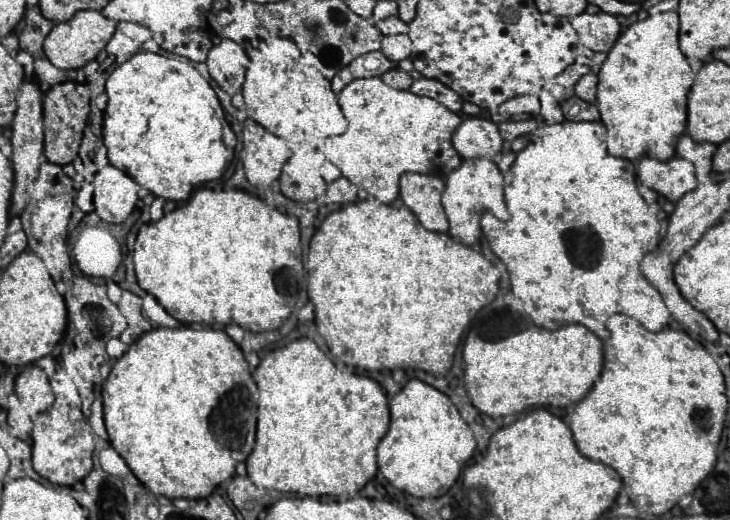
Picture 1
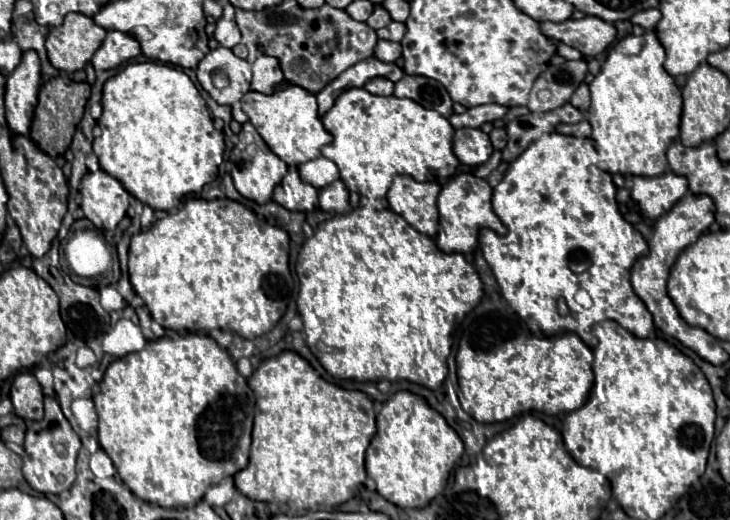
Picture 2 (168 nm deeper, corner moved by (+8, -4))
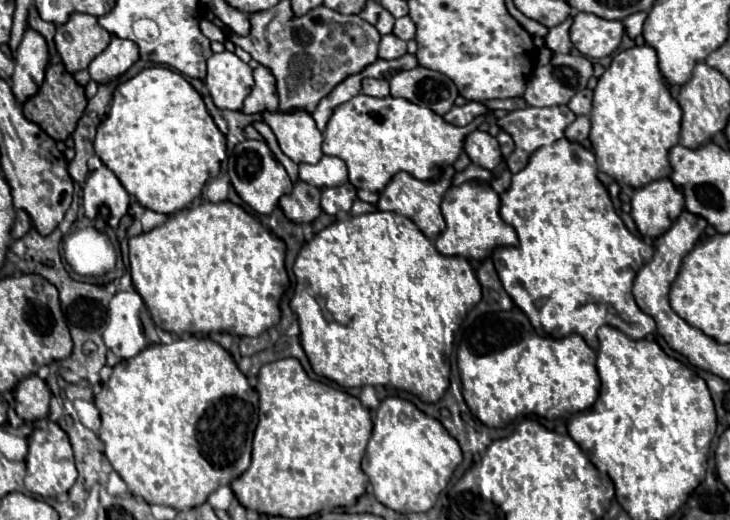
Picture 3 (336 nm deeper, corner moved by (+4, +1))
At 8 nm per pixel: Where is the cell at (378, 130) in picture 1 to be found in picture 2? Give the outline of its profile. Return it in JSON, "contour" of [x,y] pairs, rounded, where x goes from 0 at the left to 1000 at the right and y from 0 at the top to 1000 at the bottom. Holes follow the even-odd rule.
{"contour":[[[484,167],[459,190],[459,202],[442,221],[442,240],[456,260],[456,275],[445,279],[440,298],[464,321],[467,348],[478,367],[503,383],[527,379],[541,337],[607,352],[629,329],[629,310],[618,290],[615,229],[563,190],[519,187],[497,167]]]}

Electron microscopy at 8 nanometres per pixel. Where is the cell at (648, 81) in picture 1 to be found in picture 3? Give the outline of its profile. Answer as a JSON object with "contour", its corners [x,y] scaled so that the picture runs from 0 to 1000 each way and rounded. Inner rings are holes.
{"contour":[[[889,88],[862,92],[848,100],[837,127],[826,138],[818,158],[815,185],[812,185],[812,212],[810,212],[810,254],[807,273],[818,304],[821,327],[832,338],[845,346],[848,354],[859,354],[864,362],[881,362],[895,346],[916,342],[919,315],[916,315],[916,288],[930,277],[930,242],[933,242],[933,208],[919,188],[916,169],[900,131],[897,96]]]}

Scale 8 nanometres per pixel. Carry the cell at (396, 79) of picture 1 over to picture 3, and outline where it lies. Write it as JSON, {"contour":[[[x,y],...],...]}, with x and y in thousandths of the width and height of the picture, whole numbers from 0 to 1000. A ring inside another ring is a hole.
{"contour":[[[500,150],[495,177],[503,181],[503,185],[527,188],[527,185],[533,185],[533,158],[530,154],[516,154],[516,150]]]}

